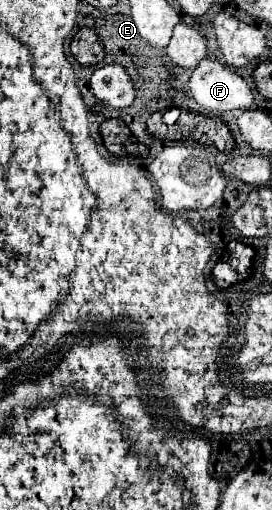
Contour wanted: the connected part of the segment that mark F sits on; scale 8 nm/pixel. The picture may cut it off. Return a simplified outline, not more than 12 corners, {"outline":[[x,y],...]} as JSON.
{"outline":[[201,64],[189,80],[211,114],[251,108],[249,82],[225,64]]}

